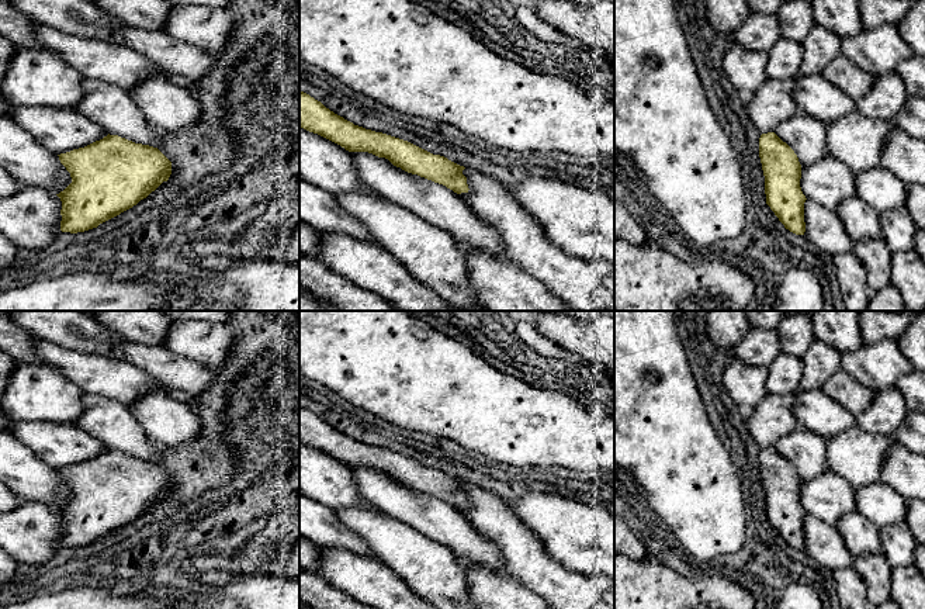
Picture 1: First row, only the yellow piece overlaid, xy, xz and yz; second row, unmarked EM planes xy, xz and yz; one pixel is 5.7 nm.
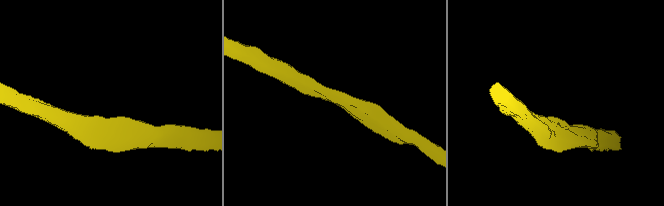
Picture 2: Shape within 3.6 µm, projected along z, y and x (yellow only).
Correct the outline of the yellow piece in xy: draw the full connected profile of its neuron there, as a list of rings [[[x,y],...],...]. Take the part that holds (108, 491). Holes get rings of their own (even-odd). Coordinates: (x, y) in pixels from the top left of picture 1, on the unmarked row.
[[[107,450],[58,470],[72,498],[59,509],[62,547],[84,547],[132,523],[172,489],[172,477],[149,460]]]

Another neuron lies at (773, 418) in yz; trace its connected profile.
[[[770,392],[745,419],[745,426],[761,449],[775,447],[776,442],[798,428],[794,412],[794,394]]]

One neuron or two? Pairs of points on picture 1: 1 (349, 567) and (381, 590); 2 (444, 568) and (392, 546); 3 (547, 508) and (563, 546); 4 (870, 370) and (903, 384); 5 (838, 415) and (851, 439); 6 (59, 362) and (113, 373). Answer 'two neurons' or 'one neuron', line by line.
1: one neuron
2: one neuron
3: one neuron
4: two neurons
5: two neurons
6: one neuron

